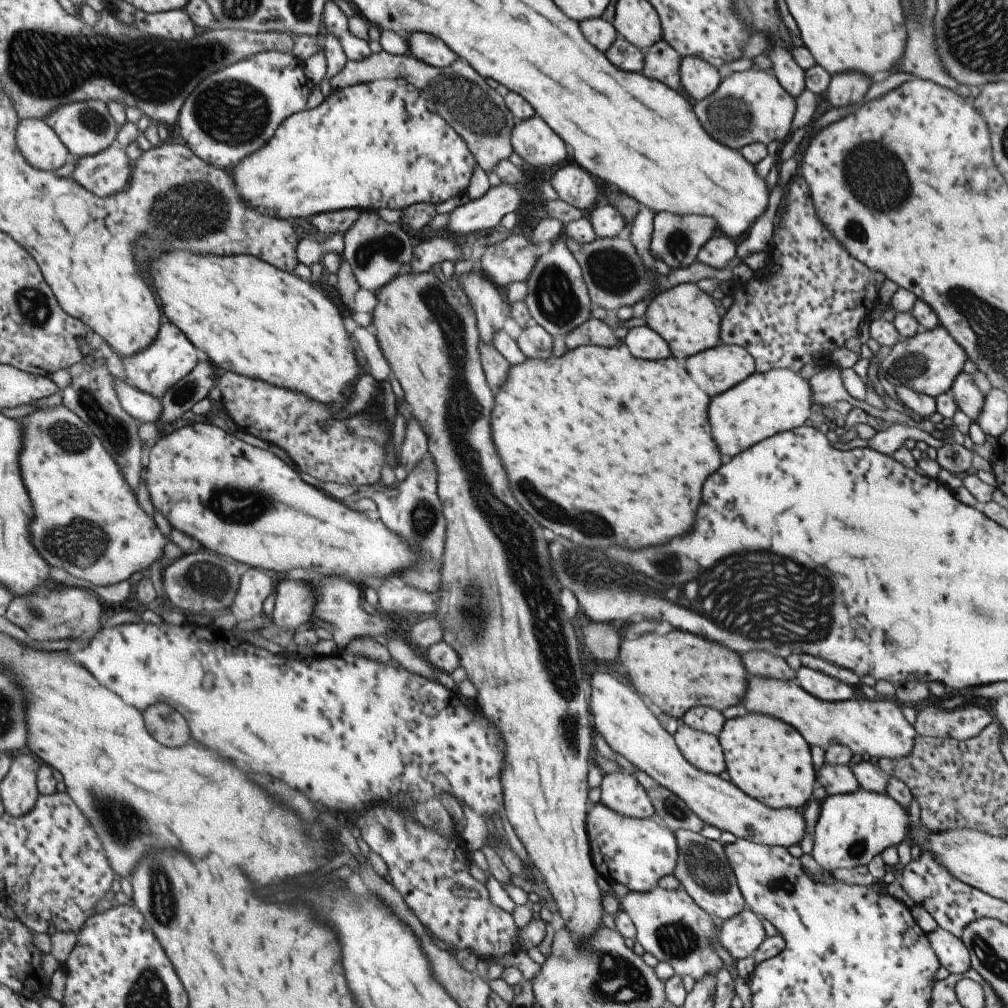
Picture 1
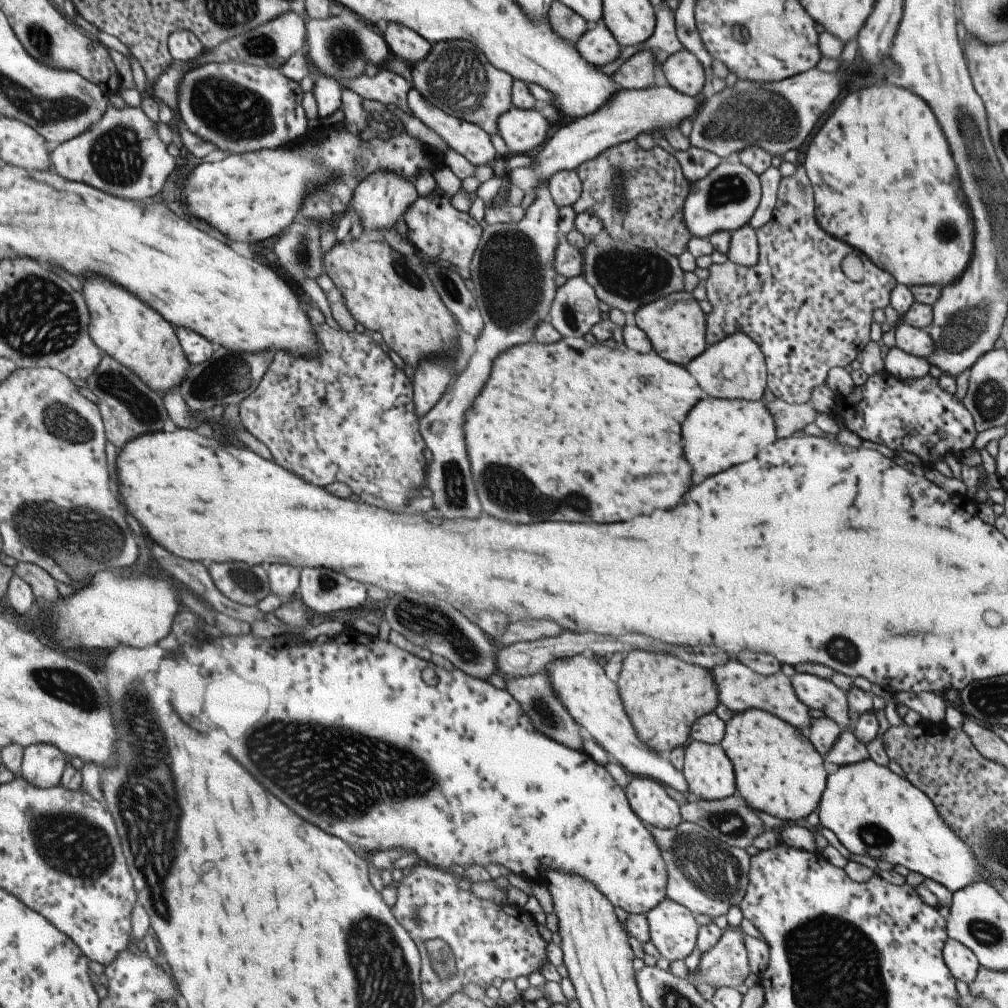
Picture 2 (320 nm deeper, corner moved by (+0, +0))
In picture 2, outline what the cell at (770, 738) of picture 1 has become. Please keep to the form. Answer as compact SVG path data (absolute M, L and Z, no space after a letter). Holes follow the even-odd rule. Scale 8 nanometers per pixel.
M751 709L733 716L724 723L724 732L719 746L733 768L737 795L751 808L791 824L806 818L818 808L819 798L825 790L827 774L823 769L824 758L809 742L806 732L791 727L783 720L759 709Z

